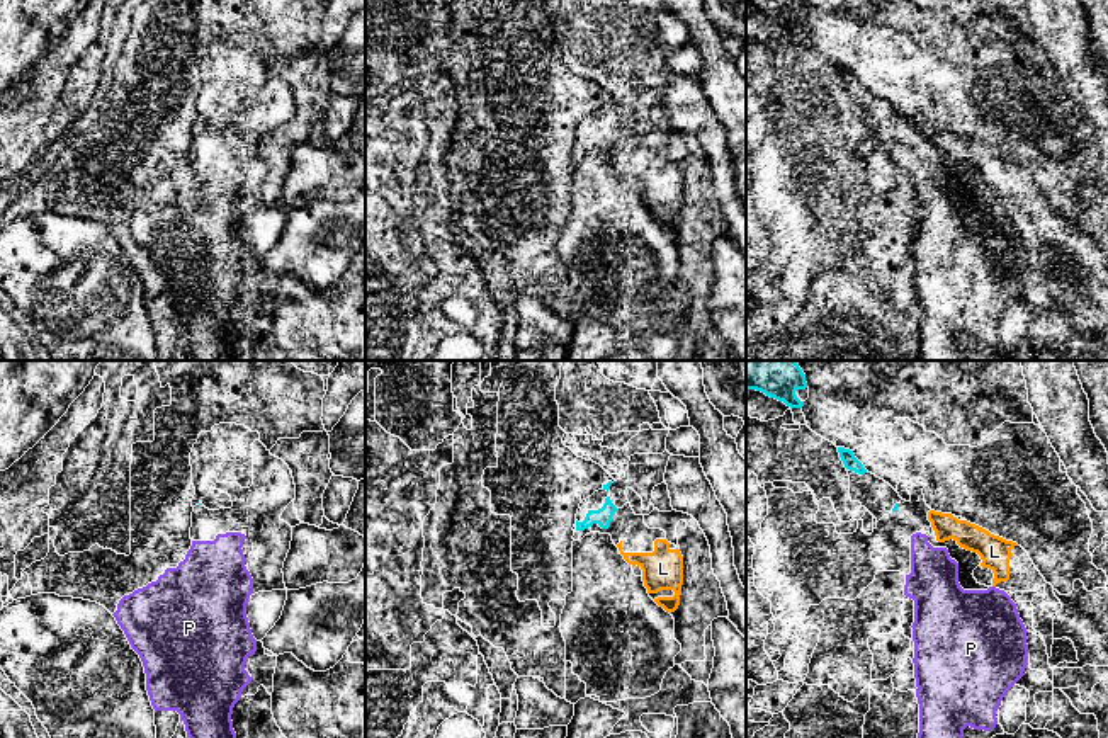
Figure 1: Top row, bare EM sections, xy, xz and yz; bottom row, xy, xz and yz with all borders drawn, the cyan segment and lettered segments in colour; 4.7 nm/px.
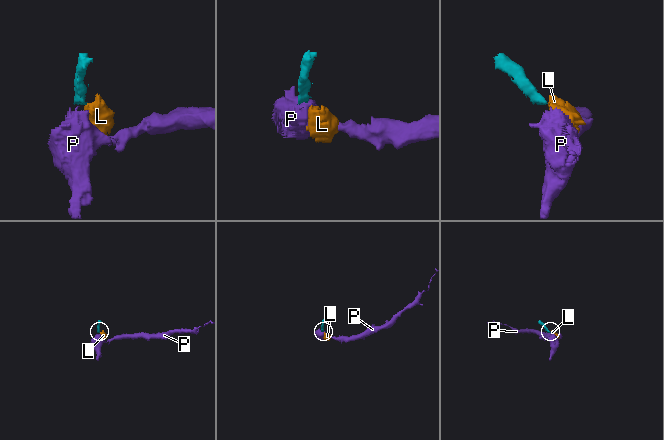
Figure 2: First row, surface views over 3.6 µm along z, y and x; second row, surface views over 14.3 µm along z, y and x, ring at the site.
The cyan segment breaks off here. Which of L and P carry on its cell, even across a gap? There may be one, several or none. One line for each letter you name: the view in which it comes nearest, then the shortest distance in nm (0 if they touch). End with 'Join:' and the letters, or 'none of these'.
P: Closest in yz. Distance 140 nm
Join: P

